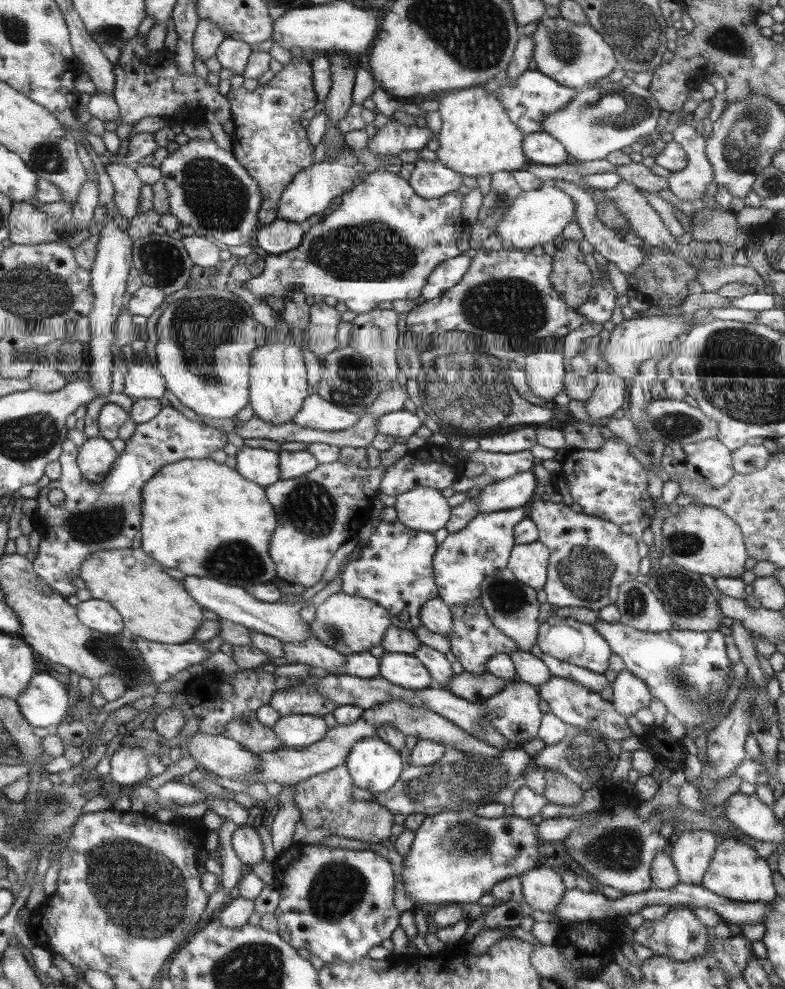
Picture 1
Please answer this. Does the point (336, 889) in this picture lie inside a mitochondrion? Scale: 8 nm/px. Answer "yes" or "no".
yes

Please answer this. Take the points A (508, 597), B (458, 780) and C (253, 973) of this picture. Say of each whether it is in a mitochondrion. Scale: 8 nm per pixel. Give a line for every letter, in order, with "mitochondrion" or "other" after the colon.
A: mitochondrion
B: mitochondrion
C: mitochondrion

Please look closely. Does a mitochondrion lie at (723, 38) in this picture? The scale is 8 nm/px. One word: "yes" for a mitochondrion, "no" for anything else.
yes

